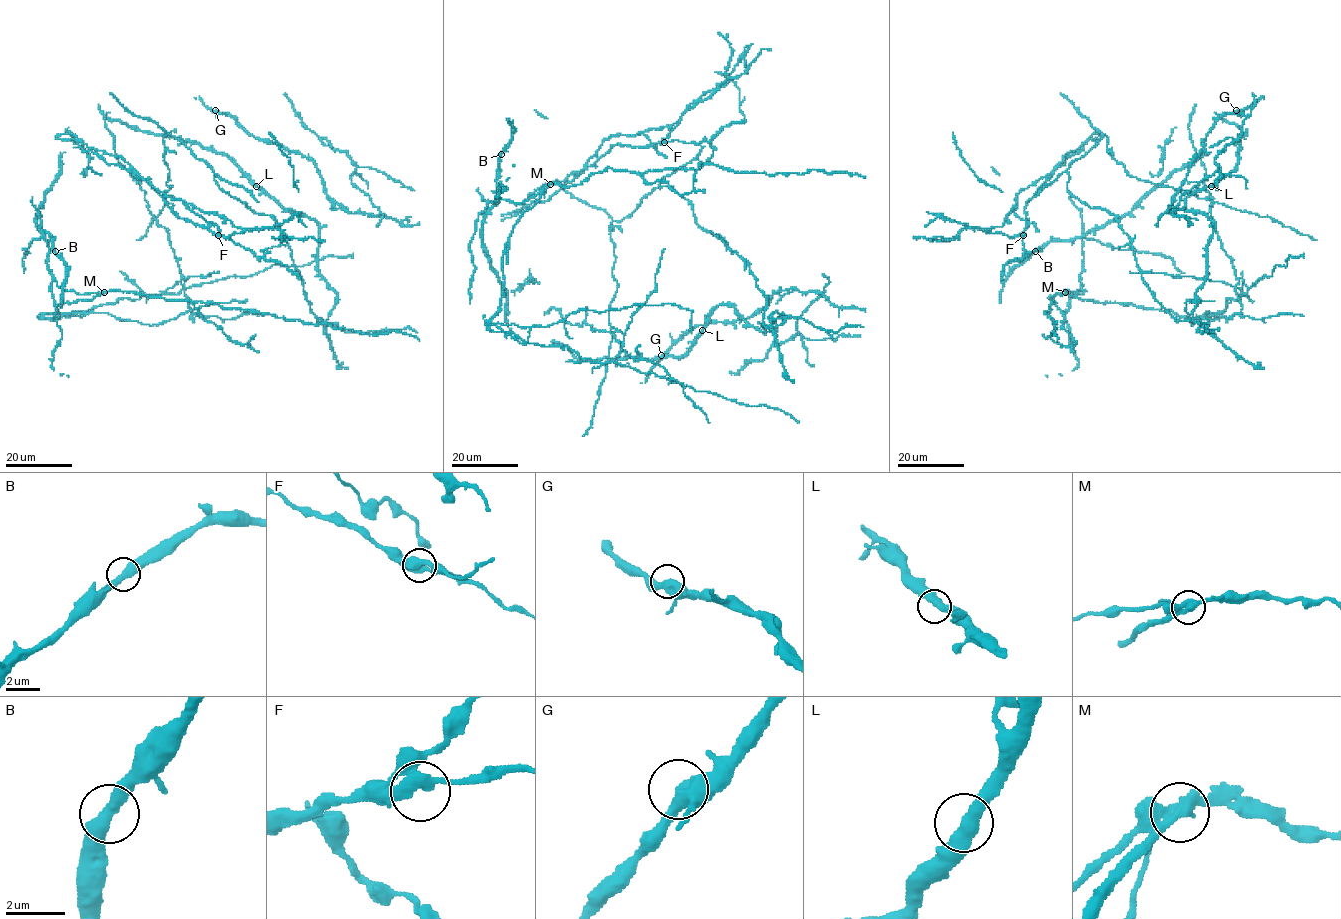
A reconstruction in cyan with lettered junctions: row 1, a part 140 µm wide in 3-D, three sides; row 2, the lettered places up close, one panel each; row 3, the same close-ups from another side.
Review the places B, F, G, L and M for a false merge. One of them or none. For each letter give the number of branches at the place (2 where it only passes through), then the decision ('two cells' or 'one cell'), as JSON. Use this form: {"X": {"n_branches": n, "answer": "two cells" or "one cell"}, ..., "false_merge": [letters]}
{"B": {"n_branches": 2, "answer": "one cell"}, "F": {"n_branches": 2, "answer": "one cell"}, "G": {"n_branches": 2, "answer": "one cell"}, "L": {"n_branches": 2, "answer": "one cell"}, "M": {"n_branches": 2, "answer": "two cells"}, "false_merge": ["M"]}

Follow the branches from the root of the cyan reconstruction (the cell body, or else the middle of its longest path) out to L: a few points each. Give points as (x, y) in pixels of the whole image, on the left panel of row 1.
L: (214, 176), (247, 208), (274, 219), (309, 310), (325, 325), (337, 294), (318, 267), (319, 224), (256, 186)

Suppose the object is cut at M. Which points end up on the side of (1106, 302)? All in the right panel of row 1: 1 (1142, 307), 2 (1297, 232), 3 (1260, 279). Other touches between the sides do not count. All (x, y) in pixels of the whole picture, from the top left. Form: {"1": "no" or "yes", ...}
{"1": "yes", "2": "no", "3": "yes"}

